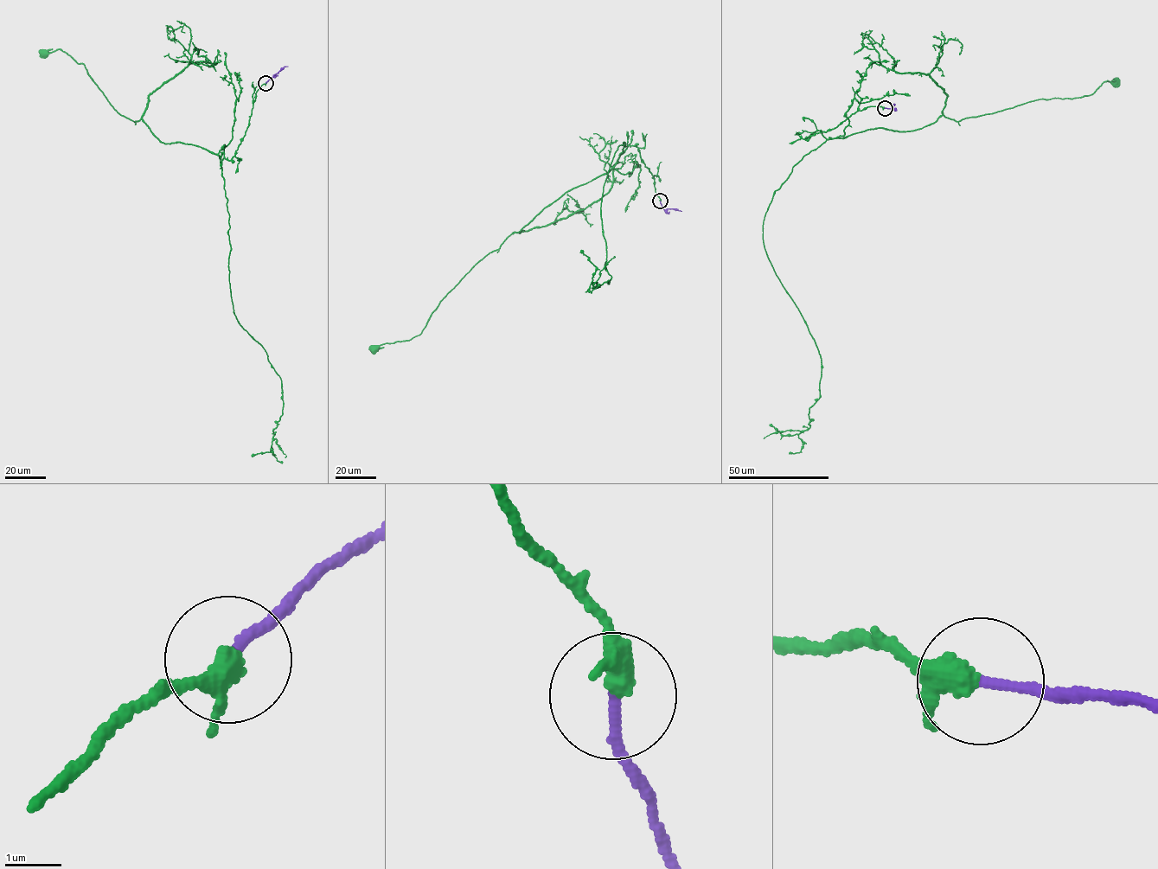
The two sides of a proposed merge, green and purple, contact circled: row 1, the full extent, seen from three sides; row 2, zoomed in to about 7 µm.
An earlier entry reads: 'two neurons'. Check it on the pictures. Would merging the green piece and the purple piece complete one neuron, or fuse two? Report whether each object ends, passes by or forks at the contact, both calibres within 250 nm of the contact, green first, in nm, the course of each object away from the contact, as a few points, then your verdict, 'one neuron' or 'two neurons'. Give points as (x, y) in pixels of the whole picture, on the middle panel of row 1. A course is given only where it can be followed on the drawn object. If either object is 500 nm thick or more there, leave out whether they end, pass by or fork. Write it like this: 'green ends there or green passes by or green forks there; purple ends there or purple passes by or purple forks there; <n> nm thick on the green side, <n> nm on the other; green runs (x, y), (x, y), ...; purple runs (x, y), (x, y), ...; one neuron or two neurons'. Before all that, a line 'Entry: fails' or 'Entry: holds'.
Entry: fails
green passes by; purple ends there; 320 nm thick on the green side, 170 nm on the other; green runs (660, 201), (637, 147), (629, 145), (609, 170), (566, 192), (474, 265), (440, 301), (418, 335), (374, 348); purple runs (660, 201), (664, 209), (681, 211); one neuron

